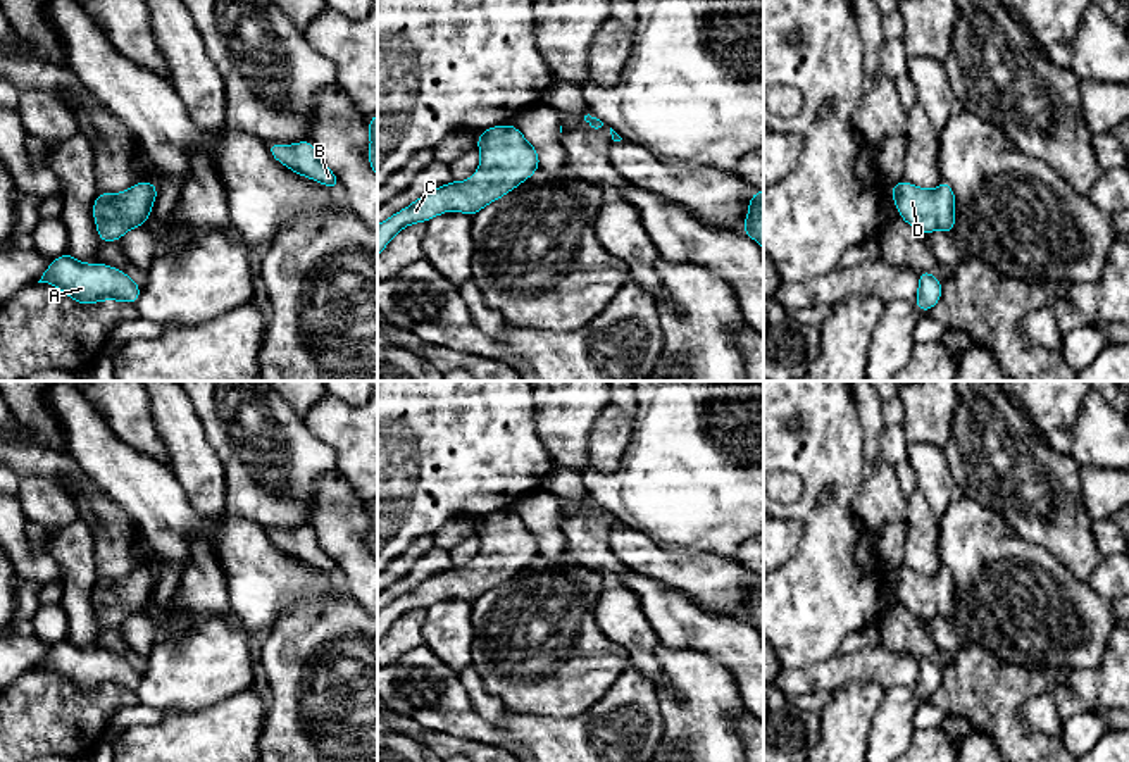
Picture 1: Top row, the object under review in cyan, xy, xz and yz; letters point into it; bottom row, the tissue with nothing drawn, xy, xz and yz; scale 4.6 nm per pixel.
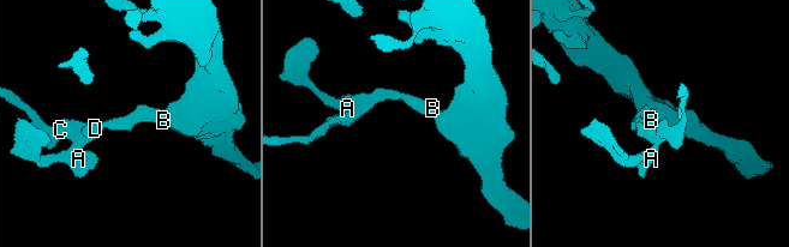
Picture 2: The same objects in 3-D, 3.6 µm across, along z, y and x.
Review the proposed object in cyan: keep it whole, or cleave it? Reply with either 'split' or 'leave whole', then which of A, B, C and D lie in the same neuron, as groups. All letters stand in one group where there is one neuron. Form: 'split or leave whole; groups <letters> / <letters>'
leave whole; groups A B C D

